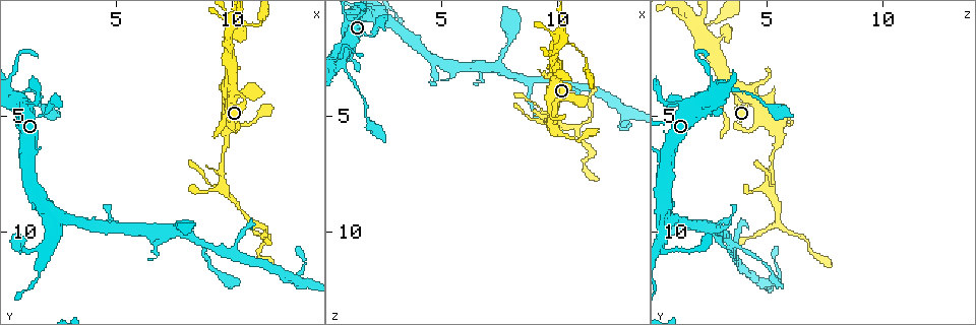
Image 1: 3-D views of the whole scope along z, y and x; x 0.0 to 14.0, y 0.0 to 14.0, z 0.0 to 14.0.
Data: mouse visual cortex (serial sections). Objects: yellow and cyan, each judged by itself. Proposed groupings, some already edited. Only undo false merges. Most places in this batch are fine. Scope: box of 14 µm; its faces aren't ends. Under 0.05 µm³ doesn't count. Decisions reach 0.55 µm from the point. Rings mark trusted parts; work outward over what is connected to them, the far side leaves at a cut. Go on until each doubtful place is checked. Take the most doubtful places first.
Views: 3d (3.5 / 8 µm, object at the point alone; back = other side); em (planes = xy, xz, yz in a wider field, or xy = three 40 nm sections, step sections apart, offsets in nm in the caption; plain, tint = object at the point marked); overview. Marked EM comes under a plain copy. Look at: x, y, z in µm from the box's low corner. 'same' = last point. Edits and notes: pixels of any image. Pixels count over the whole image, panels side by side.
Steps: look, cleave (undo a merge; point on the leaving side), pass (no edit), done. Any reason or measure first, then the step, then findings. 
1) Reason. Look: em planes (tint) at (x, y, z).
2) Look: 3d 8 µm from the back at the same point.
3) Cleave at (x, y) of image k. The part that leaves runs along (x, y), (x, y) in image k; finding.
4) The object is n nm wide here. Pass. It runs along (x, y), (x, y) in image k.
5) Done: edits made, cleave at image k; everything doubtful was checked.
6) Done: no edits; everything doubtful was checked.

Abrupt turn. Look: 3d 3.5 µm at (9.5, 8.1, 5.1).

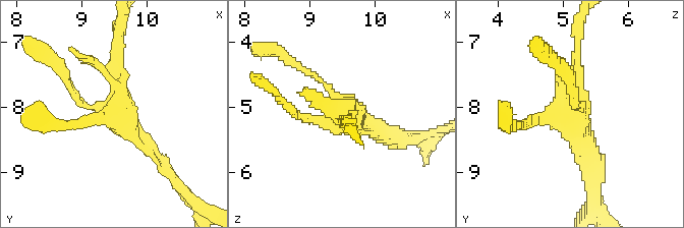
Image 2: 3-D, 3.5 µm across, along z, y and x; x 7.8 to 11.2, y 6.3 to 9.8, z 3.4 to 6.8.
Look: em xy step 1 (tint) at (9.55, 8.10, 5.10).

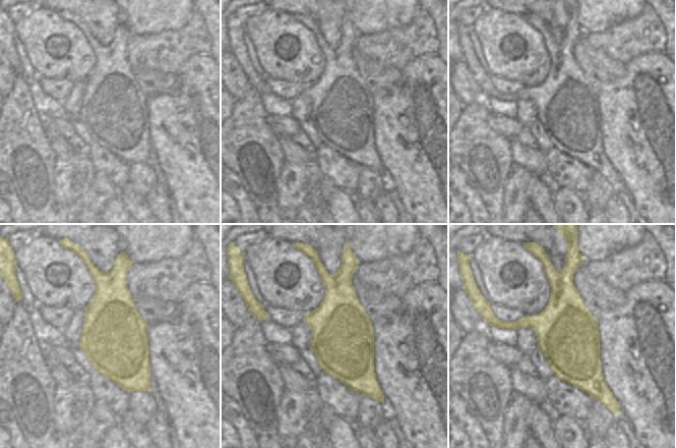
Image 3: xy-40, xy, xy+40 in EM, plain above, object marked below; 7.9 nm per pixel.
Cut it another way. Look: em xy step 2 (tint) at the same point.

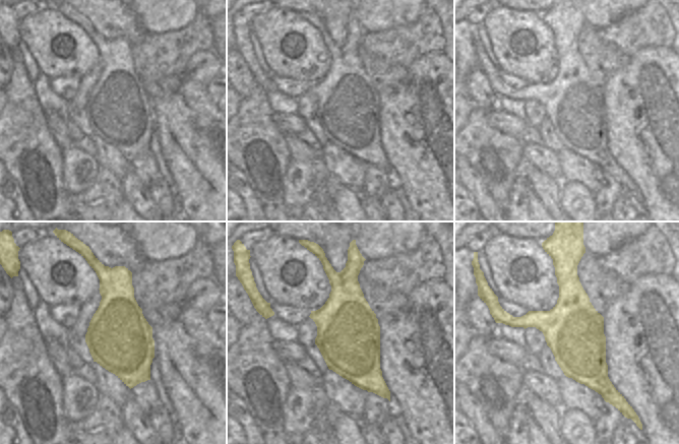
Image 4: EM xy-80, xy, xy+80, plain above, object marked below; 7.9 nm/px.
Pass. It runs along (115, 44), (121, 122), (159, 157) in image 2; continuous, no second cell.

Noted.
Calibre changes. Look: 3d 3.5 µm from the back at (10.0, 8.7, 5.5).

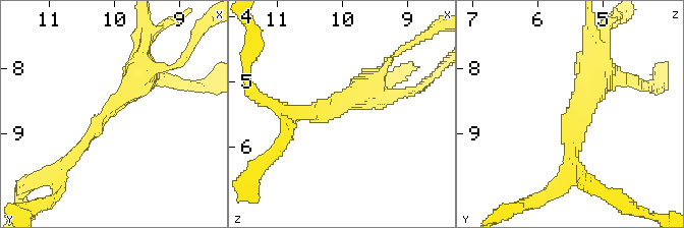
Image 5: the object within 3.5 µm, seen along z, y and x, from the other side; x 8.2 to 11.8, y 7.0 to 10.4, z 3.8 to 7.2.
The arms are 200, 450 nm wide; shape alone is not enough. Look: em xy step 2 (tint) at (10.10, 8.65, 5.45).

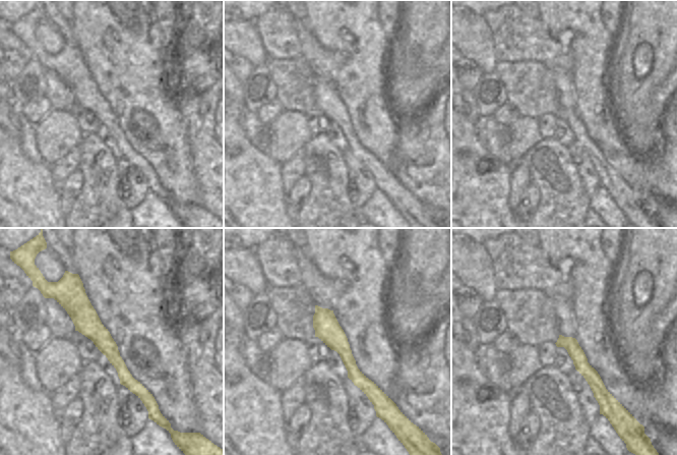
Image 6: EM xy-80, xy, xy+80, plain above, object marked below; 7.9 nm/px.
Pass. It runs along (79, 283), (79, 309), (145, 398) in image 6; one cell here.

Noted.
Arms part here. Look: 3d 8 µm at (10.8, 9.4, 5.4).

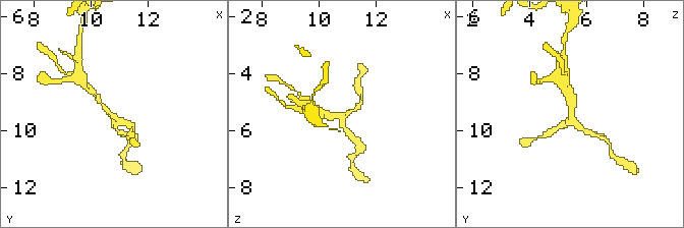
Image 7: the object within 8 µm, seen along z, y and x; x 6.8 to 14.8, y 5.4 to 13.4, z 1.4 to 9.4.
Closer look. Look: 3d 3.5 µm at (10.6, 9.5, 5.5).

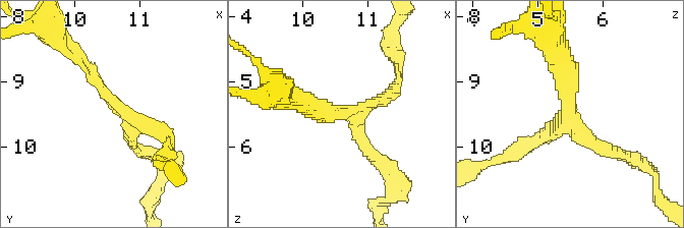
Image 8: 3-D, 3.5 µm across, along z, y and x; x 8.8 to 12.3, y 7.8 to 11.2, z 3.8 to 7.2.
The arms are 150, 150, 200 nm wide. Pass. Continuous, no second cell.

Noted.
Done: no edits; everything doubtful was checked.

